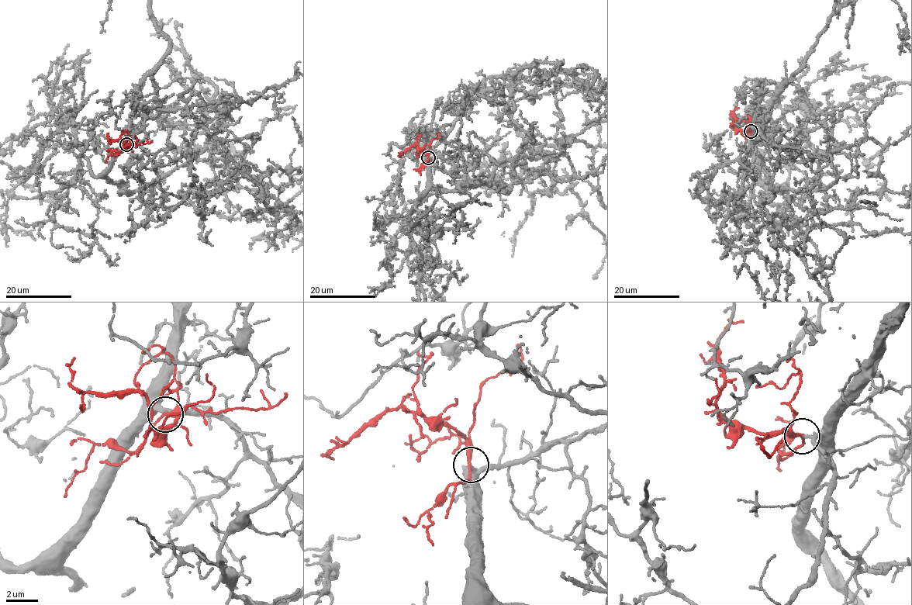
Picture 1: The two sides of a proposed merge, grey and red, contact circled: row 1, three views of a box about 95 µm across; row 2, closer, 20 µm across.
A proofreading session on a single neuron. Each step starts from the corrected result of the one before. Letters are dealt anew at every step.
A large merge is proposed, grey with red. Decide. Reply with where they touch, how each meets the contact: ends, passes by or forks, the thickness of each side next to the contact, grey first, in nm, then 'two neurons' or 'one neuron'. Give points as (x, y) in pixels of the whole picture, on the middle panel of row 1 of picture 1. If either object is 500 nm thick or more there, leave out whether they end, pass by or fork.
place (428, 157); grey passes by; red passes by; calibres 180 and 200 nm; two neurons

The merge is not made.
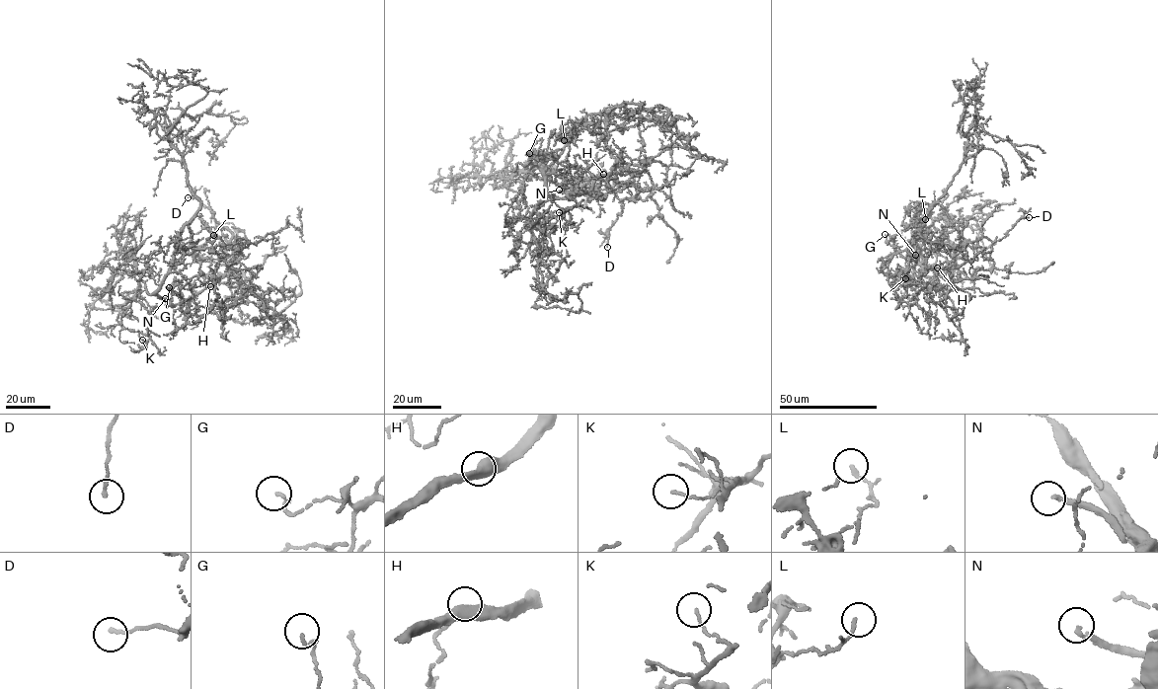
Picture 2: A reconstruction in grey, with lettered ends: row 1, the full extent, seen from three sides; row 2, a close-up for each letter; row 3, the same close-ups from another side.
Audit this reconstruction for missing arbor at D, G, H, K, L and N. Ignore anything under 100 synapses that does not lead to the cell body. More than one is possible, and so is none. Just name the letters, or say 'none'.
N

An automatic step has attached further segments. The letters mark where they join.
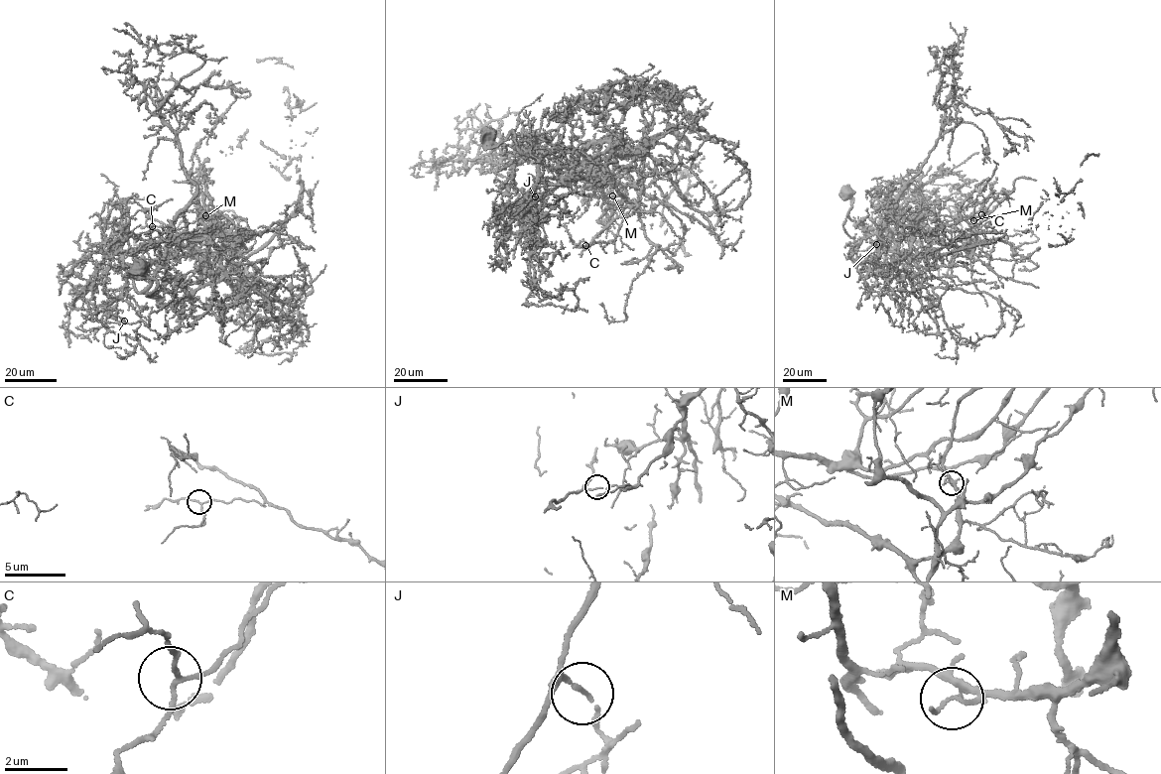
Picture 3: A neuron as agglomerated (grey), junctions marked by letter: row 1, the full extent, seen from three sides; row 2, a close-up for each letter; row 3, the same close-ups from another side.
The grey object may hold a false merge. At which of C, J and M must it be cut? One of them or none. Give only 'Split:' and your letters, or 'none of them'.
Split: J

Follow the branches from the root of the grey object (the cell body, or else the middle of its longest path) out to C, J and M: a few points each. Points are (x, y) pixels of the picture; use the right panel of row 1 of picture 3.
C: (846, 193), (848, 217), (911, 261), (931, 246), (936, 255), (960, 249), (969, 257), (981, 214)
J: (846, 193), (853, 199), (848, 217), (895, 243), (886, 229), (897, 216), (892, 234), (876, 244)
M: (846, 193), (853, 199), (848, 217), (876, 229), (911, 261), (926, 254), (936, 219), (967, 234), (973, 220)

